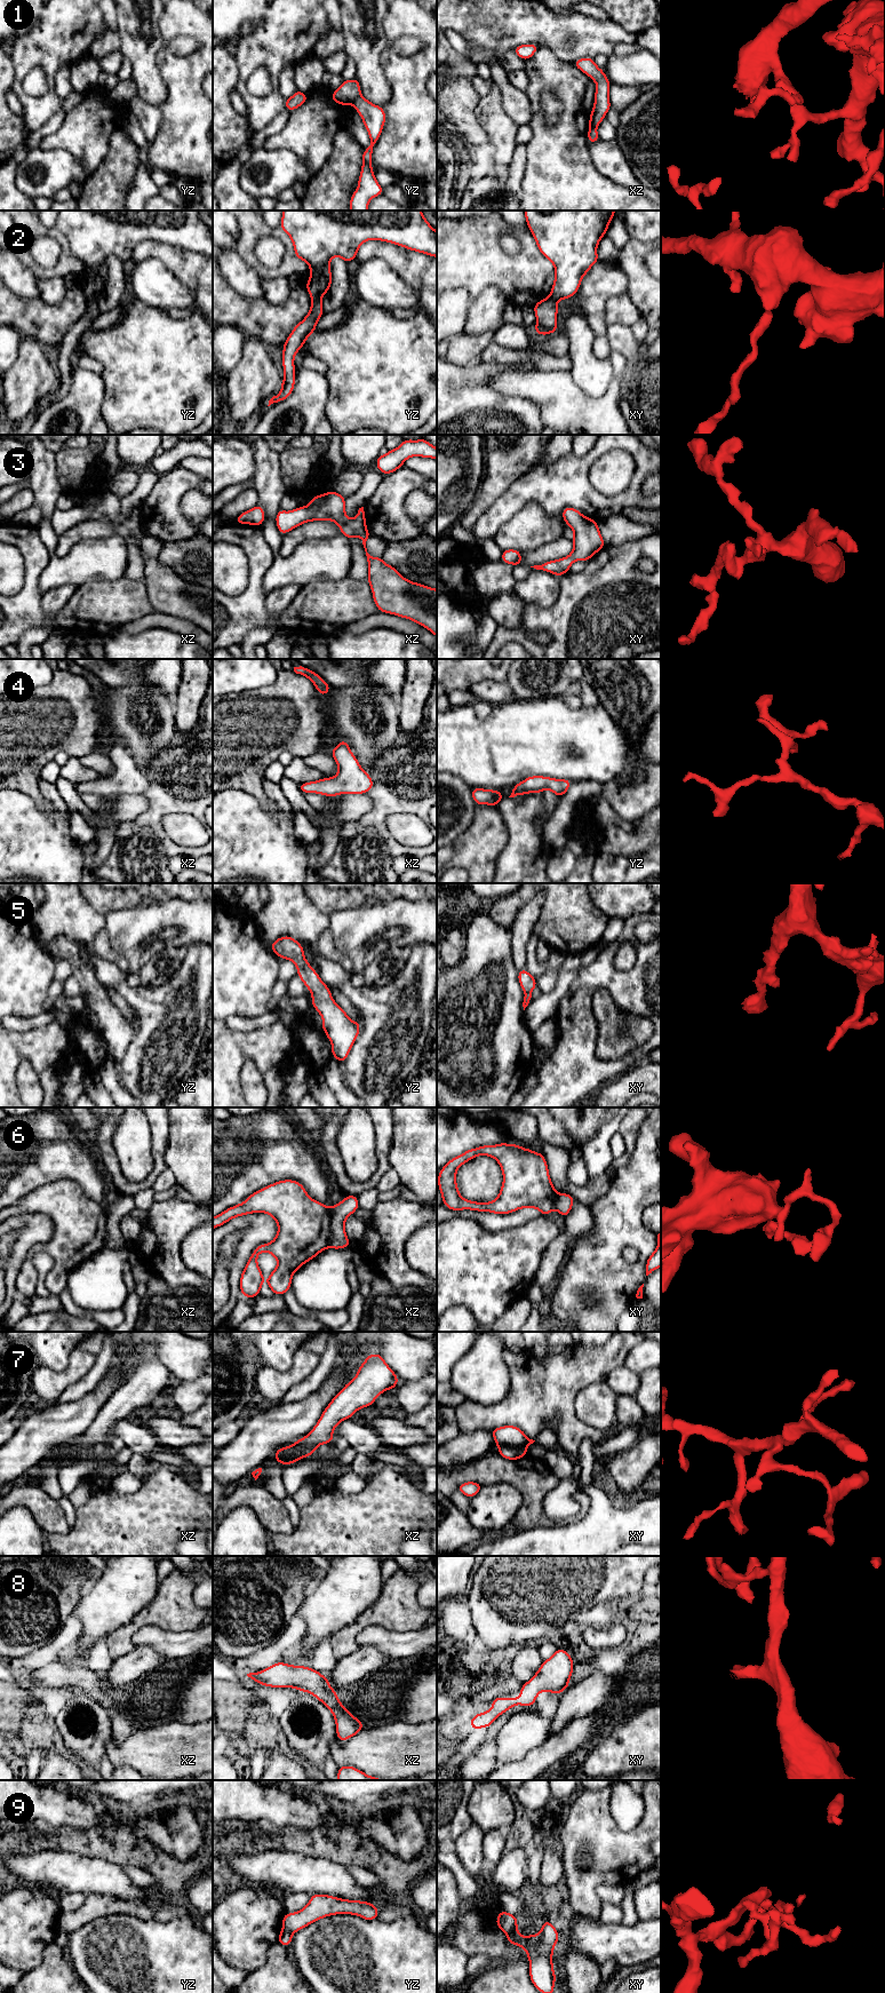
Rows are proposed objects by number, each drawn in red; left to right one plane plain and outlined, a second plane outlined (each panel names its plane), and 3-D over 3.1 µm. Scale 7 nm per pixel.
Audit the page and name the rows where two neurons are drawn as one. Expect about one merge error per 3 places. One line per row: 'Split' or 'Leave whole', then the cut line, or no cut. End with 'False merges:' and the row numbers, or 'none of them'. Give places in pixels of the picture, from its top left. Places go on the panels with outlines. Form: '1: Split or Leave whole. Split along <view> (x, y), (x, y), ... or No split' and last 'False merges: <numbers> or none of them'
1: Split. Split along yz (360, 94), (352, 103)
2: Split. Split along yz (320, 298), (312, 300)
3: Leave whole. No split
4: Leave whole. No split
5: Leave whole. No split
6: Split. Split along xz (331, 1209), (331, 1233), (327, 1246)
7: Split. Split along xz (288, 1446), (292, 1460), (285, 1465)
8: Leave whole. No split
9: Split. Split along xy (517, 1929), (507, 1934)
False merges: 1, 2, 6, 7, 9

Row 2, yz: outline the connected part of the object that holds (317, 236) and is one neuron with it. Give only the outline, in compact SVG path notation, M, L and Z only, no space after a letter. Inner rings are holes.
M282 211L279 227L290 237L296 257L310 265L310 279L304 285L312 300L320 300L332 286L330 259L340 256L346 263L356 260L359 247L366 240L388 241L437 257L437 231L421 211Z

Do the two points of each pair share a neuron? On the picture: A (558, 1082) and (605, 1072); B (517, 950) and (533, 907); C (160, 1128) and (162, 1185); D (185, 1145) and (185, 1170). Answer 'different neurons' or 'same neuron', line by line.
A: same neuron
B: same neuron
C: different neurons
D: same neuron

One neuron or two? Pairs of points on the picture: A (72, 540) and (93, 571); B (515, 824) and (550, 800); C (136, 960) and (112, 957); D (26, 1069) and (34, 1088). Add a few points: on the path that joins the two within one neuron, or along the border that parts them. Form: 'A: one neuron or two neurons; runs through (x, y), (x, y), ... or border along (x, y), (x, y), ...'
A: two neurons; border along (102, 538), (80, 540), (65, 555), (53, 556)
B: two neurons; border along (541, 794), (542, 811), (536, 823), (543, 827)
C: two neurons; border along (108, 934), (110, 946), (121, 957)
D: one neuron; runs through (26, 1073), (26, 1079), (30, 1084)

